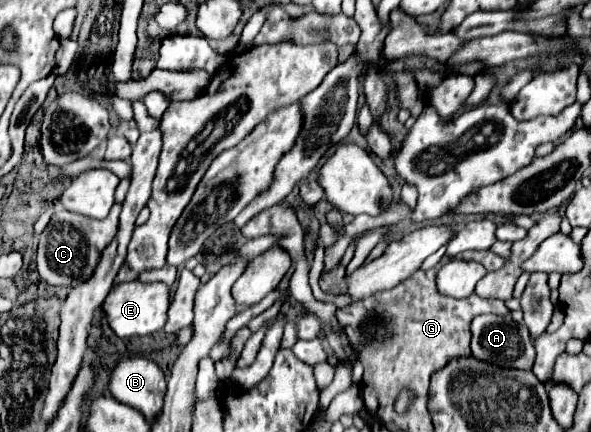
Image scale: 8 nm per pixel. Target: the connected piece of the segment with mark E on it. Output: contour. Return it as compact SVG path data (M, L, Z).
M140 280L122 282L112 286L110 294L102 302L102 310L106 314L106 322L114 336L118 338L132 338L132 336L146 336L152 332L158 332L166 324L166 312L170 306L170 288L162 282L144 284Z

